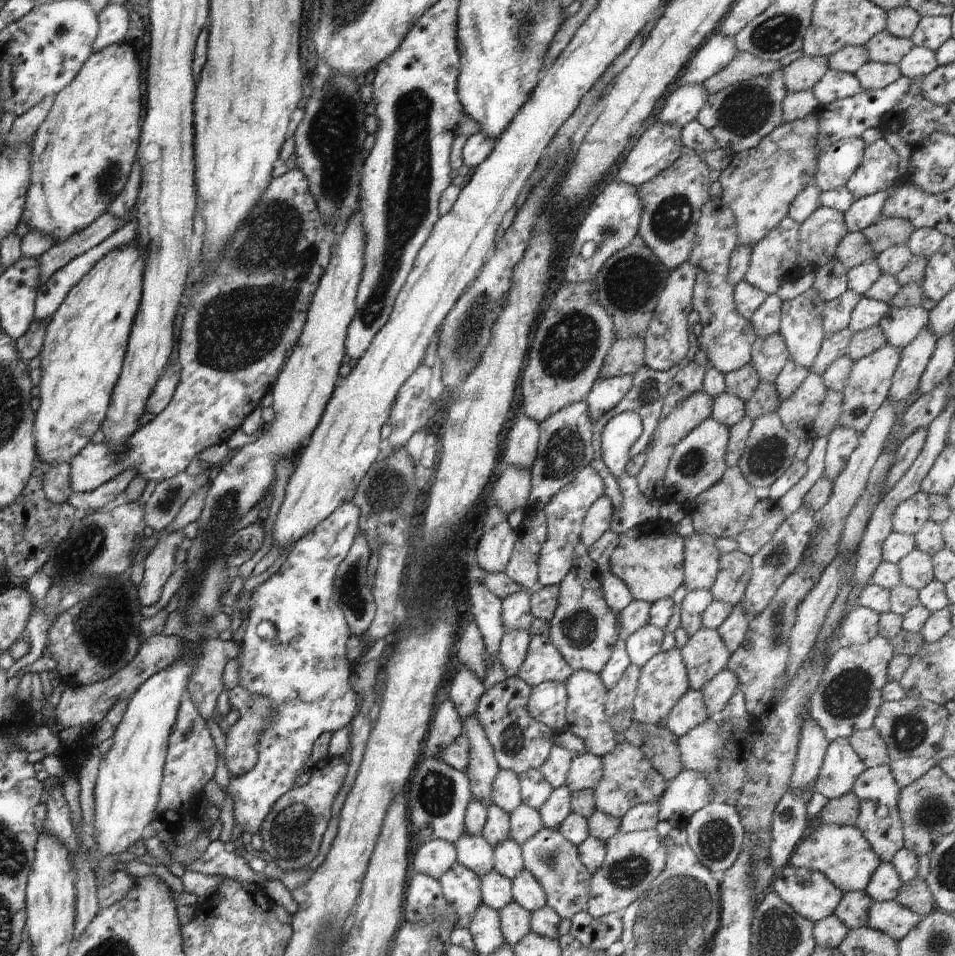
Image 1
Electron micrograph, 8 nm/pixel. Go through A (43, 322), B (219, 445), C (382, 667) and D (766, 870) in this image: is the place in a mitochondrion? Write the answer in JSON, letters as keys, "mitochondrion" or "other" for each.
{"A":"other","B":"other","C":"other","D":"other"}

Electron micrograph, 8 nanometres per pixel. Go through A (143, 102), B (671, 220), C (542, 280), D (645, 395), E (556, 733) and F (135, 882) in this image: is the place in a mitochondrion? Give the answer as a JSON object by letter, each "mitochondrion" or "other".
{"A":"other","B":"mitochondrion","C":"other","D":"mitochondrion","E":"other","F":"other"}

